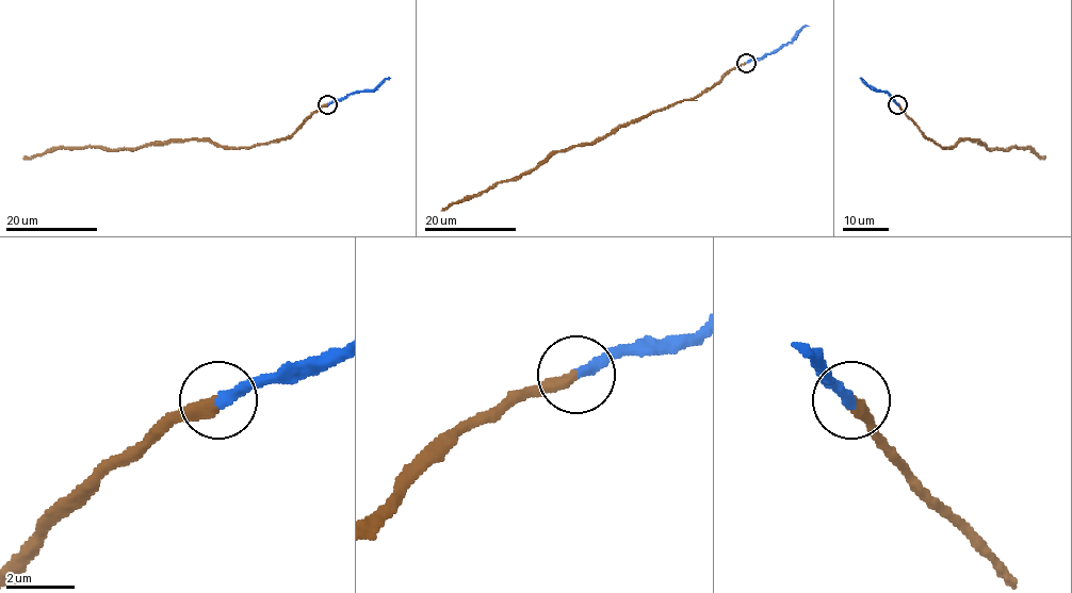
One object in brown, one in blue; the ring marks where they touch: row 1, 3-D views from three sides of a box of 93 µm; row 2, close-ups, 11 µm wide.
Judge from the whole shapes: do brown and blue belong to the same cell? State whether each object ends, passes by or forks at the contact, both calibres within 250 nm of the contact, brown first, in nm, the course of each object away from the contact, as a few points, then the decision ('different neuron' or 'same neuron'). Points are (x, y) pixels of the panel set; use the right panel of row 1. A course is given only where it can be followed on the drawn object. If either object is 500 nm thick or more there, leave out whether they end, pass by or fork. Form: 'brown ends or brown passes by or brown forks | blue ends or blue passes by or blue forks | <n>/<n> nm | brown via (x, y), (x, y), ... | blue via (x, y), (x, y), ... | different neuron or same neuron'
brown ends | blue ends | 380/340 nm | brown via (897, 104), (924, 135), (941, 147), (951, 148), (958, 141), (975, 139), (987, 148), (1026, 147), (1045, 158) | blue via (897, 104), (887, 93), (873, 91), (861, 78) | same neuron

